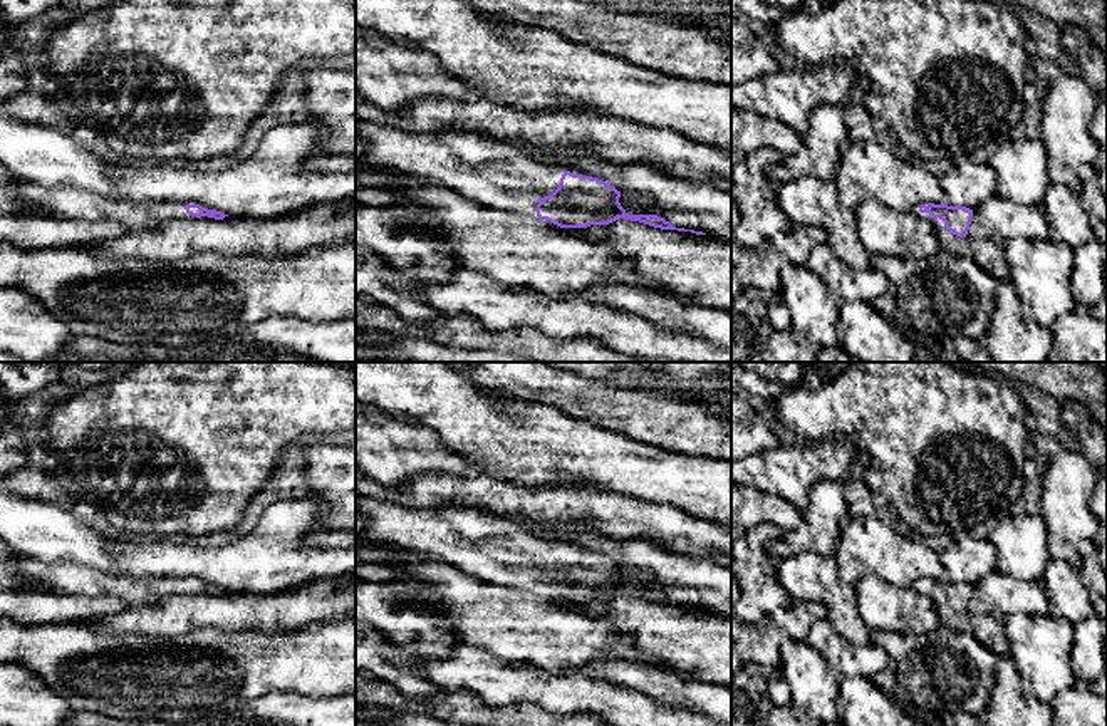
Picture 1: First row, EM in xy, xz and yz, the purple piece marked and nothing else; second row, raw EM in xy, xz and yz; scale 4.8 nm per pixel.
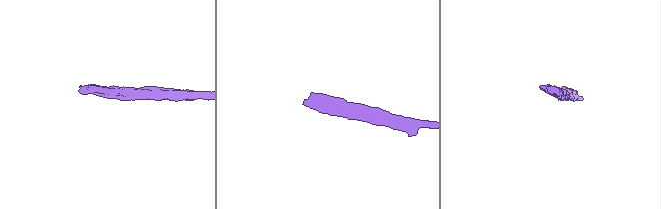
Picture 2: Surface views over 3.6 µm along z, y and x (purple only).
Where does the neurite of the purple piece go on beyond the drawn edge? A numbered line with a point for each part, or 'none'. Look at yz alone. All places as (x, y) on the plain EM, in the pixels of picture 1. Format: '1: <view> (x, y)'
1: yz (938, 599)

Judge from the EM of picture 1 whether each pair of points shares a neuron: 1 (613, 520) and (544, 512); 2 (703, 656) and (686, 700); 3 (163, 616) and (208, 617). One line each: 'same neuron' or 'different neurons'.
1: same neuron
2: different neurons
3: same neuron

